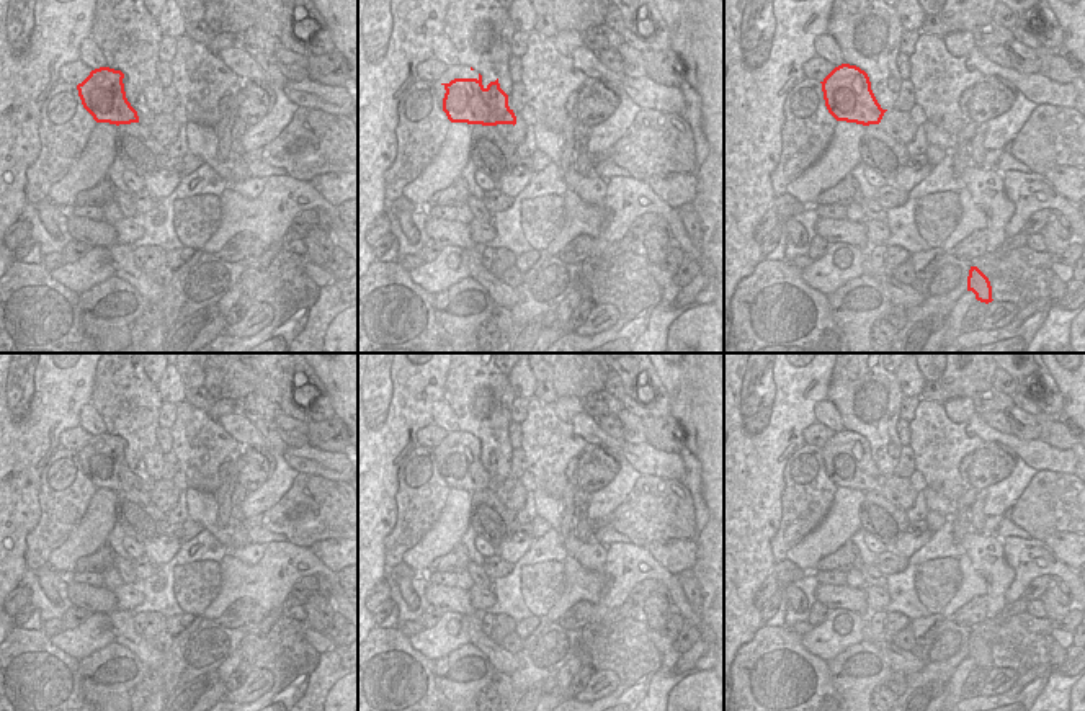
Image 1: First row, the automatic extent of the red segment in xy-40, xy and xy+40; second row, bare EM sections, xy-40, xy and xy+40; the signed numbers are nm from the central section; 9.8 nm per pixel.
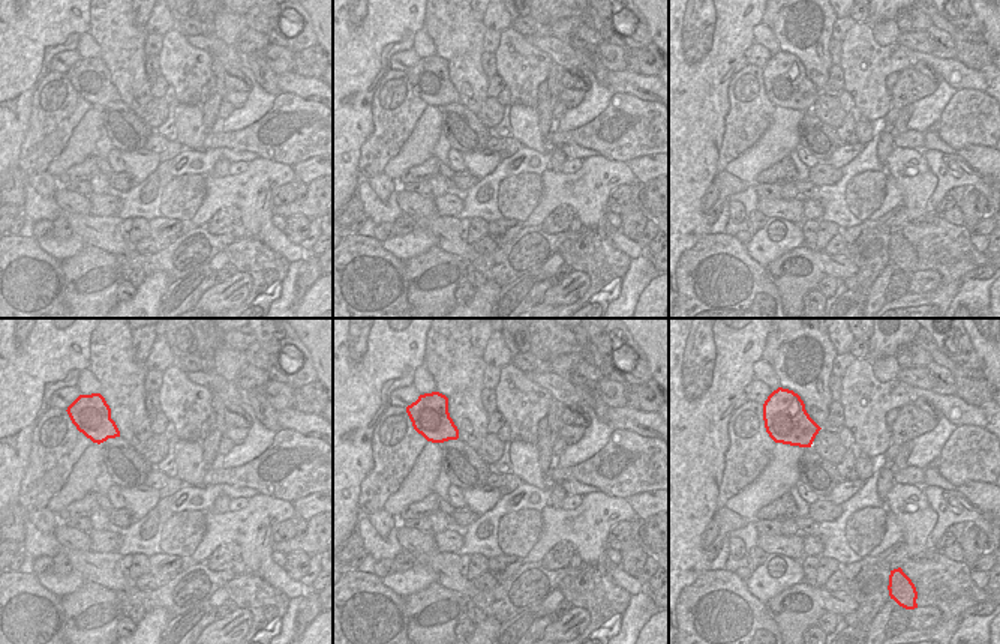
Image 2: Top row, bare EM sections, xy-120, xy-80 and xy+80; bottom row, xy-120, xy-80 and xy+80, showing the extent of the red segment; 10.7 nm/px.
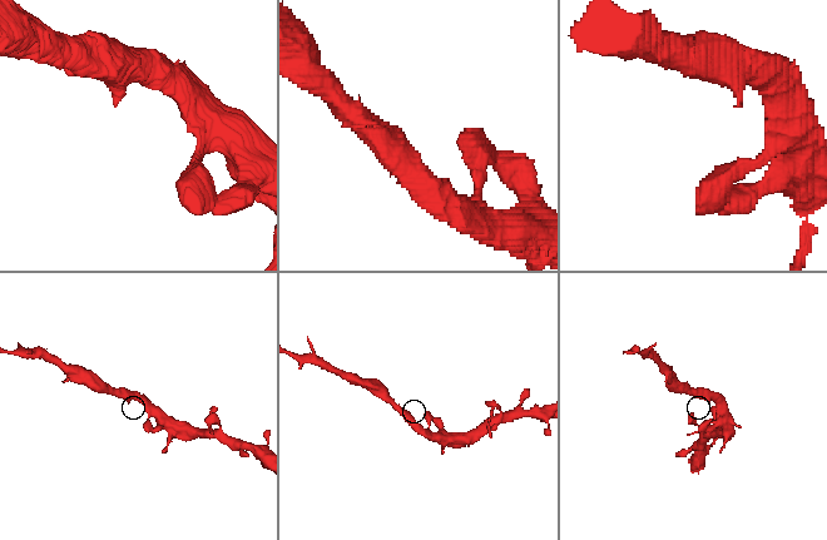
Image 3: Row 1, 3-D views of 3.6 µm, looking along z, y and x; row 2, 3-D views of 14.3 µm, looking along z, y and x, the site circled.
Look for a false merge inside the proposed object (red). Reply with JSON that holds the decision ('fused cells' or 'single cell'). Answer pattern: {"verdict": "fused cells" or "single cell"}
{"verdict": "single cell"}

